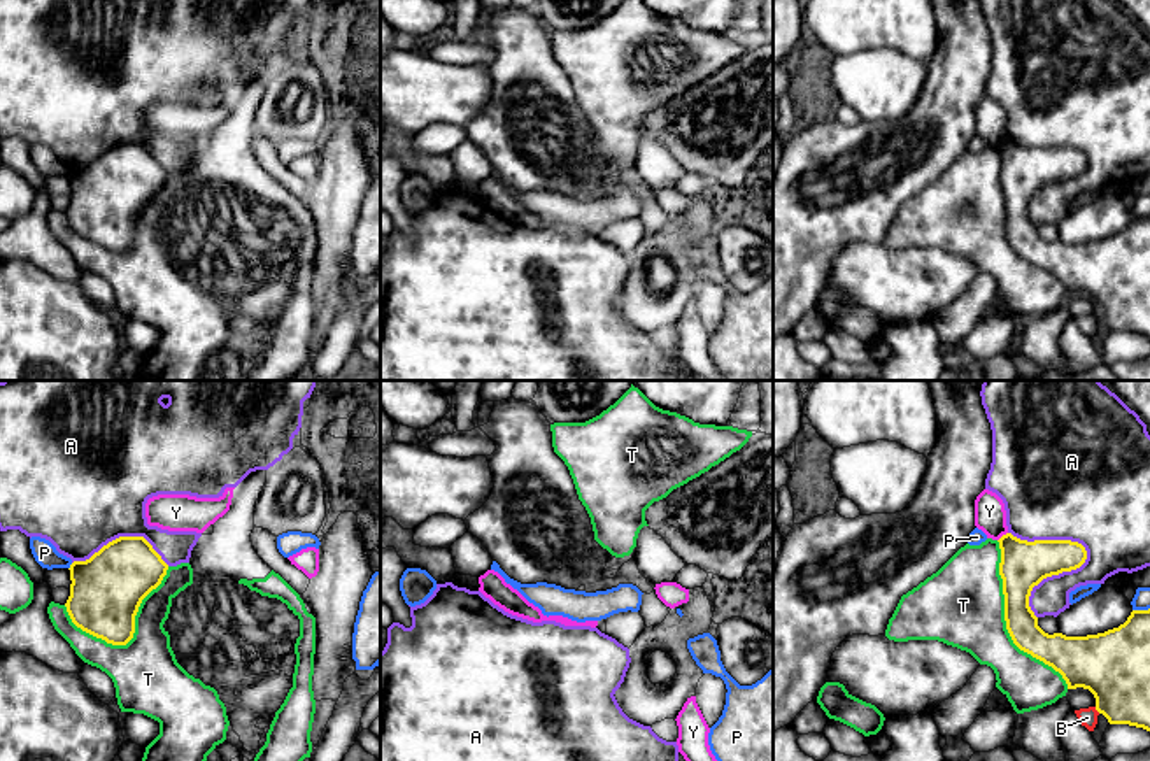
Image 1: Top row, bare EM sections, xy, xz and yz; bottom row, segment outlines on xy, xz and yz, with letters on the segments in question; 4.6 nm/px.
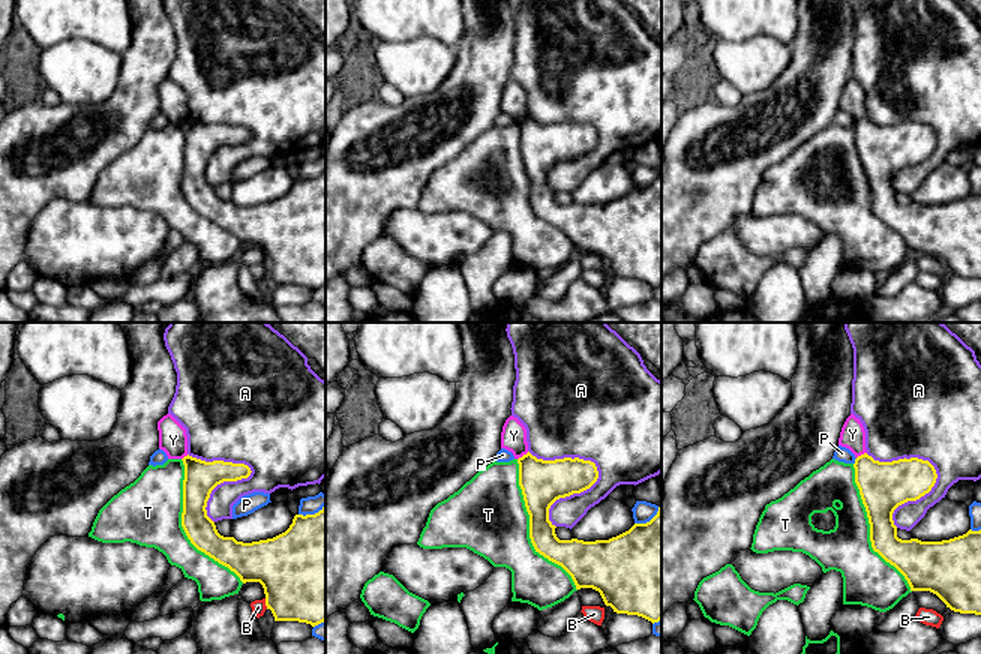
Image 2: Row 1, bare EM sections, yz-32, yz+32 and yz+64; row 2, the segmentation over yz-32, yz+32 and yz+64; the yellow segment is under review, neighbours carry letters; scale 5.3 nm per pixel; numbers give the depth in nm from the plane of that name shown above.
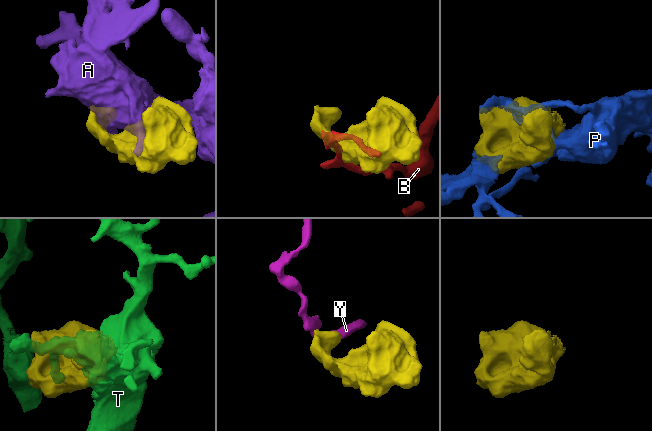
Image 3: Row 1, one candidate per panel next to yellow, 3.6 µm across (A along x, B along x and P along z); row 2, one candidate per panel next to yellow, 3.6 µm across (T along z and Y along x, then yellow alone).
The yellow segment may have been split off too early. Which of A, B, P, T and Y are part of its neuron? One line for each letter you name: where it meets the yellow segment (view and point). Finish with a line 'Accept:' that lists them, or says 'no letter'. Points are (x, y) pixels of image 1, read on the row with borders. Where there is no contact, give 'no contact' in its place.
A: yz (1086, 558)
Accept: A

